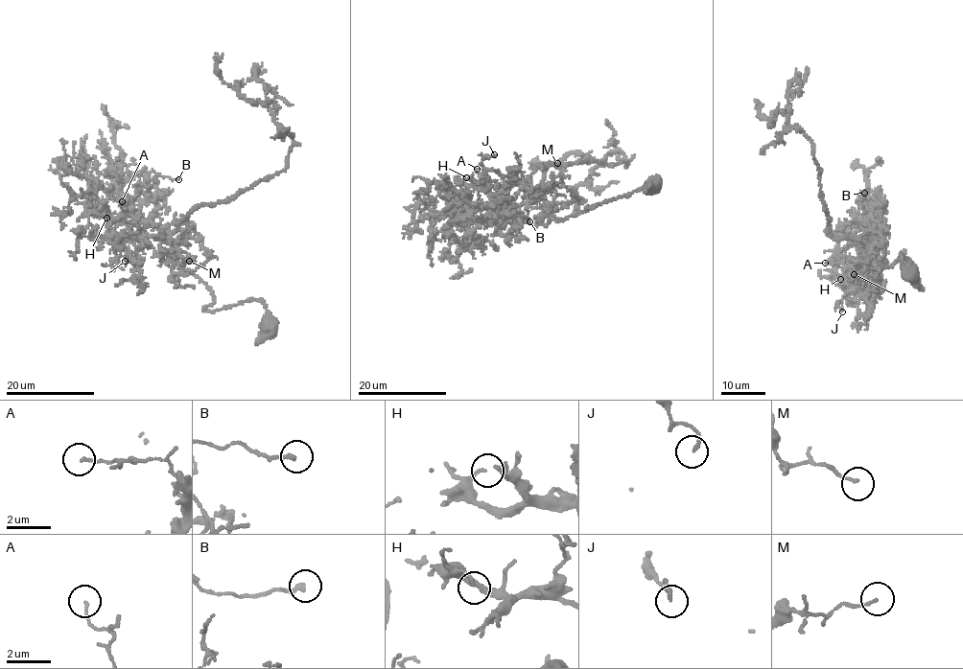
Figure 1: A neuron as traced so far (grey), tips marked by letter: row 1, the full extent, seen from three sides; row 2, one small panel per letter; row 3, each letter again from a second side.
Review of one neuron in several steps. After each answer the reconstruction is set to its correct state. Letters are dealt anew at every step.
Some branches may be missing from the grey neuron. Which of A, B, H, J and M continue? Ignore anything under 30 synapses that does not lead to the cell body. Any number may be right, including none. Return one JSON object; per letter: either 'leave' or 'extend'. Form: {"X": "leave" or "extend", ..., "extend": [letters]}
{"A": "leave", "B": "leave", "H": "leave", "J": "leave", "M": "leave", "extend": []}

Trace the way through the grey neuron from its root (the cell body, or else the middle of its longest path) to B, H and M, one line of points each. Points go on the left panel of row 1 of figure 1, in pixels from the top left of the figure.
B: (271, 324), (257, 300), (205, 310), (170, 233), (138, 219), (151, 181), (178, 179)
H: (271, 324), (257, 300), (205, 310), (213, 293), (170, 258), (183, 266), (176, 242), (106, 218)
M: (271, 324), (257, 300), (205, 310), (213, 293), (170, 258), (183, 266), (176, 242), (160, 244), (189, 261)

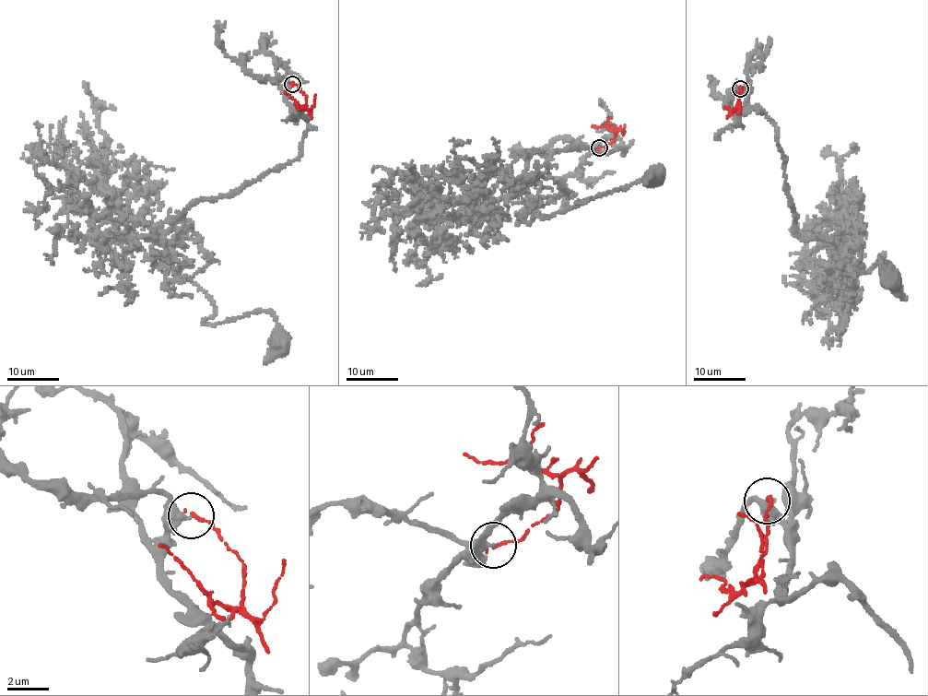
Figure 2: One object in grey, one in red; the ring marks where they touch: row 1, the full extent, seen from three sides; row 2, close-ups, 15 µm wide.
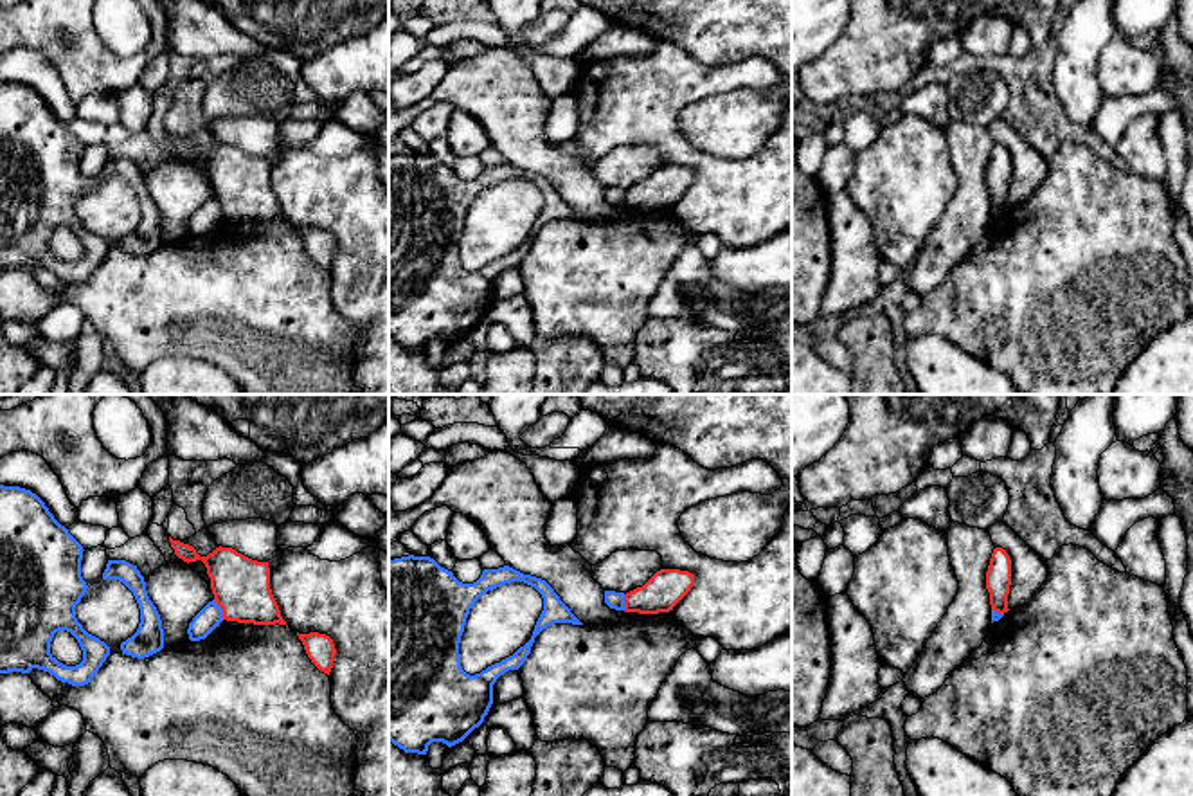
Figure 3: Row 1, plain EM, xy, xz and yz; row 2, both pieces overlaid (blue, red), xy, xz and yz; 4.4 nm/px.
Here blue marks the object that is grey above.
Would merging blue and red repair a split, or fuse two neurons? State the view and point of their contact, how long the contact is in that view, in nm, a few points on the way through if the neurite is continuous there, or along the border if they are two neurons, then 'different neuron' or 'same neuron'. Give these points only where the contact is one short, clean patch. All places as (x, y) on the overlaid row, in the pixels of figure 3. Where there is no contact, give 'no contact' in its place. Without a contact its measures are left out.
contact xy (220, 609); length 100 nm; border xy (215, 598), (224, 618); different neuron

